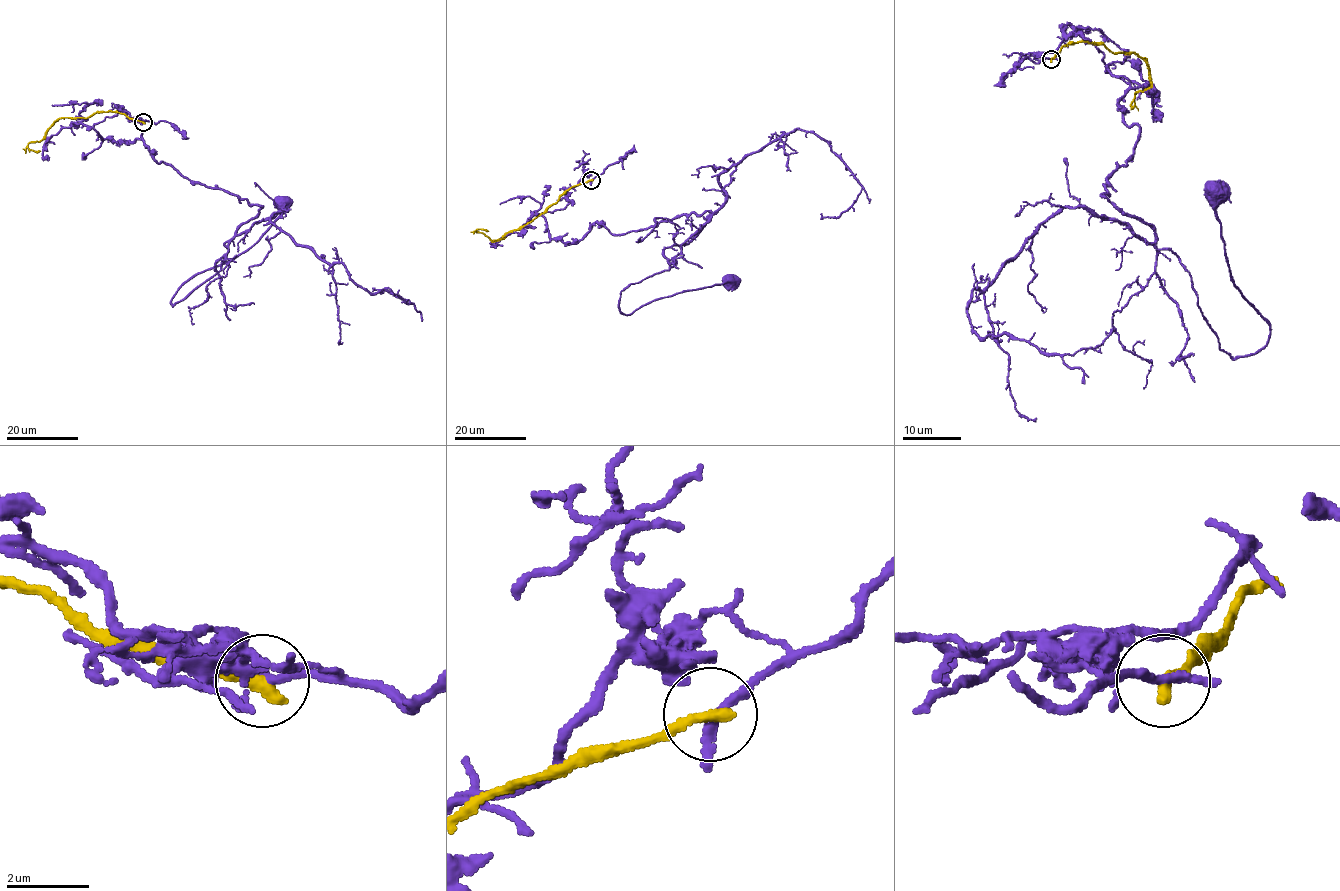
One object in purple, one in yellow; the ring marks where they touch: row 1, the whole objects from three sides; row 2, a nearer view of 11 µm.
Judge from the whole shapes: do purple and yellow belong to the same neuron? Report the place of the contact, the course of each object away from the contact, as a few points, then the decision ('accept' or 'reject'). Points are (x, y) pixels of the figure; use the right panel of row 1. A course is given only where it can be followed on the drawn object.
place (1051, 59); course purple (1051, 59), (1082, 34), (1154, 91), (1119, 102), (1101, 194), (1255, 354), (1215, 191); course yellow (1051, 59), (1063, 46), (1079, 42), (1136, 53), (1148, 67), (1151, 84), (1138, 91), (1133, 106); reject

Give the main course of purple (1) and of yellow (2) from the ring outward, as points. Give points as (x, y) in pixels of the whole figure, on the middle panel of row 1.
1: (591, 180), (542, 212), (551, 238), (710, 213), (669, 269), (621, 292), (622, 312), (732, 281)
2: (591, 180), (569, 187), (536, 217), (499, 240), (492, 241), (476, 231), (488, 231)

